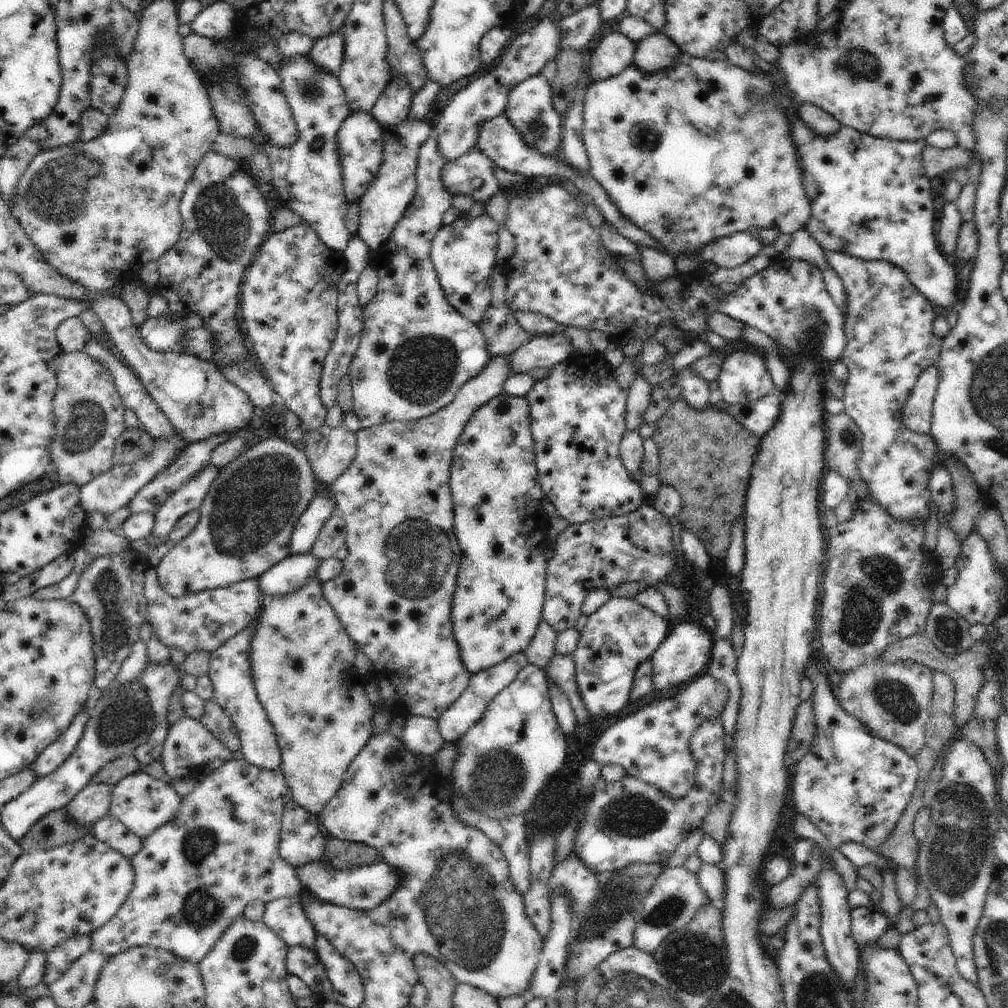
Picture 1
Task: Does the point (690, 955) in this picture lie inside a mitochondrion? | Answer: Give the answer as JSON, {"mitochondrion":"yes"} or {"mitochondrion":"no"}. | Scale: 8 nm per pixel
{"mitochondrion":"yes"}

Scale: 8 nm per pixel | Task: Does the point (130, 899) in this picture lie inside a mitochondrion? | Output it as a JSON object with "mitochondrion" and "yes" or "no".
{"mitochondrion":"no"}

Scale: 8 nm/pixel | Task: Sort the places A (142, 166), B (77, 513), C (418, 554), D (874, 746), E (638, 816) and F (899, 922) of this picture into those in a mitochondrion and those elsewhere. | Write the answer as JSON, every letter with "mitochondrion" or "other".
{"A":"other","B":"other","C":"mitochondrion","D":"other","E":"mitochondrion","F":"other"}

